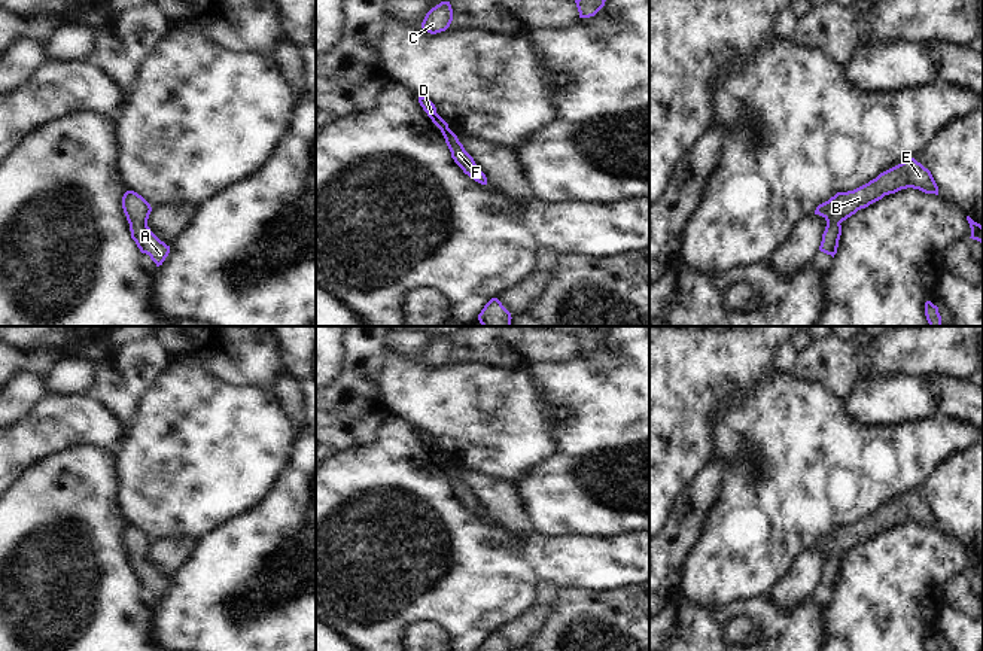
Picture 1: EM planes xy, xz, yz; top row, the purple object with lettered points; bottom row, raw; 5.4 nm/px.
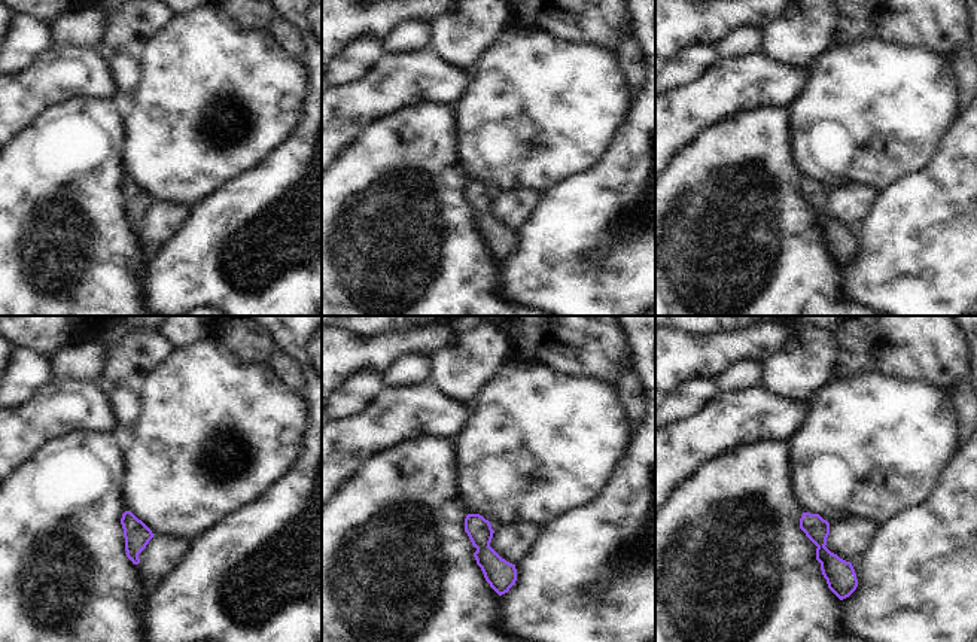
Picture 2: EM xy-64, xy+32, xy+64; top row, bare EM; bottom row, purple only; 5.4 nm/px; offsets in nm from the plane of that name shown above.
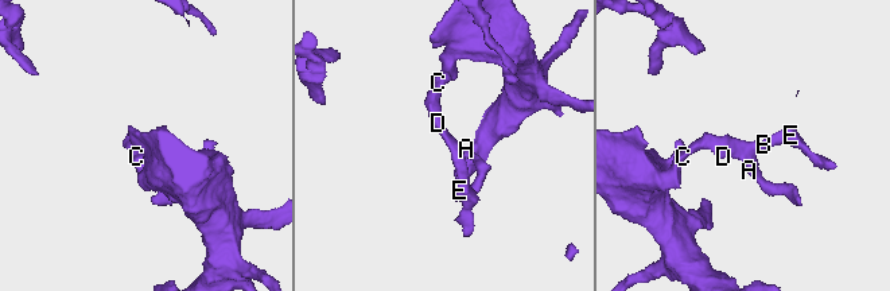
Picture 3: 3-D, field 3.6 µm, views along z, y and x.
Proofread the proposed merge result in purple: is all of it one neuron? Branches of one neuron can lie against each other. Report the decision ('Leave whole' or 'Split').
Leave whole.

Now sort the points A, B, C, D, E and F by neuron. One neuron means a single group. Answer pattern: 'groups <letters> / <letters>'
groups A B C D E F

